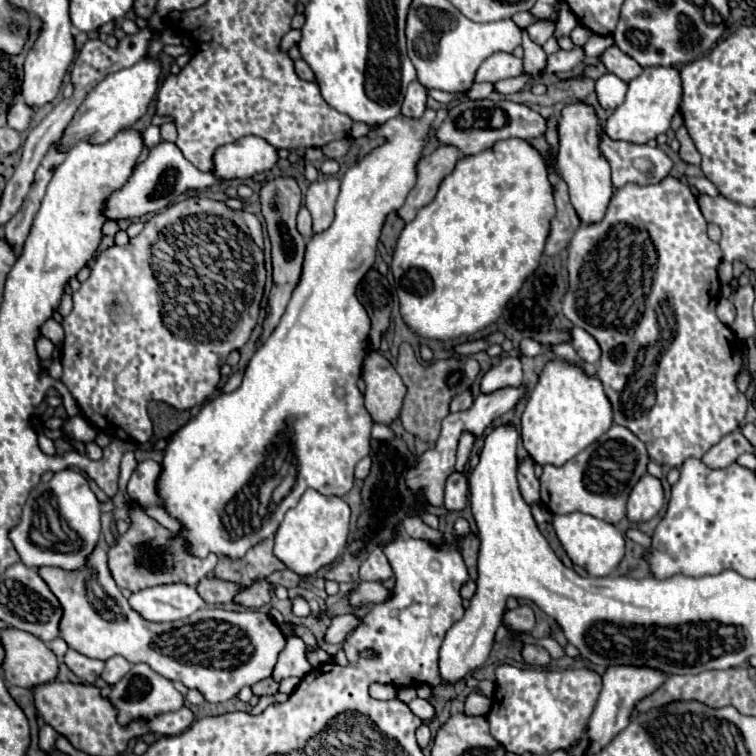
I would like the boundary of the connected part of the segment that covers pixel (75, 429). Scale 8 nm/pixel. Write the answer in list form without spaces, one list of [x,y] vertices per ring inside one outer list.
[[[82,414],[70,418],[70,420],[62,426],[62,430],[64,430],[64,438],[72,436],[74,440],[80,440],[80,442],[92,442],[92,440],[96,440],[96,436],[98,436],[98,430],[96,430]]]

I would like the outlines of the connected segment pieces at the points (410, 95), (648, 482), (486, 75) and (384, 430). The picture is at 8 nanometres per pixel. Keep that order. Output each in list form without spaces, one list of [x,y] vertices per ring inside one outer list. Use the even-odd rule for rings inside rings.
[[[412,82],[408,86],[408,92],[406,92],[406,98],[402,104],[402,116],[418,120],[426,110],[426,98],[428,98],[426,88],[420,82]]]
[[[644,474],[628,498],[628,520],[642,522],[654,518],[664,506],[664,490],[656,476]]]
[[[492,54],[488,60],[484,60],[476,72],[476,82],[490,82],[496,84],[498,80],[516,78],[524,74],[524,62],[522,58],[516,58],[512,54]]]
[[[374,423],[372,426],[371,436],[373,439],[386,441],[394,438],[394,432],[386,424]]]

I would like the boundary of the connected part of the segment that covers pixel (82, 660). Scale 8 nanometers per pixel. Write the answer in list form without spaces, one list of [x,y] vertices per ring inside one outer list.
[[[68,650],[66,656],[64,656],[64,662],[86,684],[92,684],[104,670],[104,662],[102,660],[86,658],[86,656],[78,654],[76,650]]]

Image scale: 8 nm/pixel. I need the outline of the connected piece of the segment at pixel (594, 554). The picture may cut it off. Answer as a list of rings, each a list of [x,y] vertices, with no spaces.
[[[574,512],[568,516],[554,516],[554,530],[568,554],[568,558],[576,564],[582,566],[590,576],[608,576],[616,570],[620,560],[624,558],[624,536],[622,532],[590,514]]]

